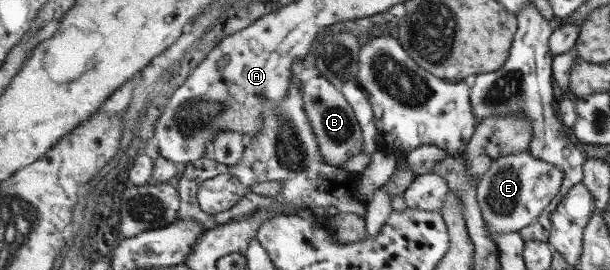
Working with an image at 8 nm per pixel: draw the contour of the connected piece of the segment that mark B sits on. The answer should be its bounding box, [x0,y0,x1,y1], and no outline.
[303,75,365,166]

